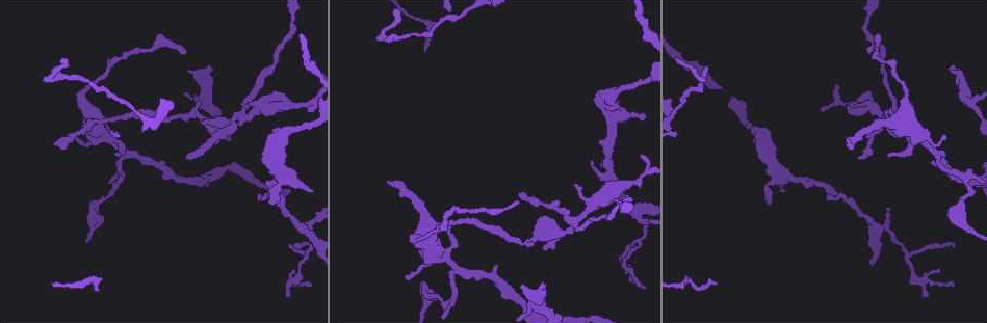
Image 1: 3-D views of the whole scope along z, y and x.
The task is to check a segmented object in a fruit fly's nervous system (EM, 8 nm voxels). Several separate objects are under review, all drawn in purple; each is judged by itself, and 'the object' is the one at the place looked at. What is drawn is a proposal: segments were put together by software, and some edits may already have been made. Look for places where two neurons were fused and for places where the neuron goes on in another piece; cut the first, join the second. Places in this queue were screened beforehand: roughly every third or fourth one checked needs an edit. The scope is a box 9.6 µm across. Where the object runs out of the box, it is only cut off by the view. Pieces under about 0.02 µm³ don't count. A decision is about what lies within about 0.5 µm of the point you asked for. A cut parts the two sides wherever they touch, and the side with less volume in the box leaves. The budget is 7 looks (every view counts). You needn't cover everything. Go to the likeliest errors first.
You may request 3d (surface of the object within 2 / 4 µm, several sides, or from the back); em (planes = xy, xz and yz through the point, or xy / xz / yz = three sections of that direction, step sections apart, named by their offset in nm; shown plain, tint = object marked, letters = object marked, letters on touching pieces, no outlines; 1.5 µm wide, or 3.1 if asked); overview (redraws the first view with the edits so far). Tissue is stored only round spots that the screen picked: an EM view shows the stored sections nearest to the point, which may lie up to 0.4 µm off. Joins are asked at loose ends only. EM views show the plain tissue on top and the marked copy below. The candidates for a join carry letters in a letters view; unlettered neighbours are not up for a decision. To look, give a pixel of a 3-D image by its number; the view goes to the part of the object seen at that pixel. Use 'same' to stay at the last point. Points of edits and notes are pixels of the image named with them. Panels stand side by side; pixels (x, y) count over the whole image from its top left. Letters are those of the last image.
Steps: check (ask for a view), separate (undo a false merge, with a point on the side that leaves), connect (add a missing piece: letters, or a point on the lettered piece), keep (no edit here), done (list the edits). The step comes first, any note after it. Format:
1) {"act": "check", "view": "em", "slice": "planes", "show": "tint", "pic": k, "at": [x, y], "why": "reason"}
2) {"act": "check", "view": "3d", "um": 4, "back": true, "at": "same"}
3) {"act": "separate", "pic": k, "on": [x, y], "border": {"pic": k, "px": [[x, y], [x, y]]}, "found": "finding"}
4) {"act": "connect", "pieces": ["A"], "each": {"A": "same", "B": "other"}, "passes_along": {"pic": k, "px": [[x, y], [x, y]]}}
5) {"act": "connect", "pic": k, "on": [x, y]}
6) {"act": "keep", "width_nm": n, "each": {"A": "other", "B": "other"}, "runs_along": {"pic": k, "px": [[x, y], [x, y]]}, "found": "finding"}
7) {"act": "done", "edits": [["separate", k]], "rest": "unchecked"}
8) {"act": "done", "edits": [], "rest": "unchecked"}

{"act": "check", "view": "3d", "um": 4, "back": true, "pic": 1, "at": [241, 121], "why": "sharp bend"}

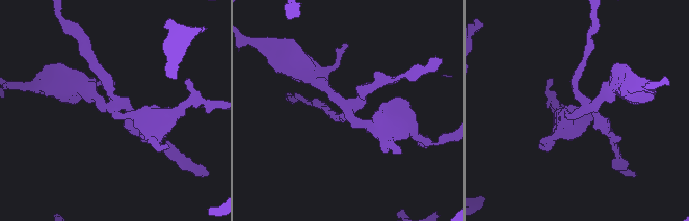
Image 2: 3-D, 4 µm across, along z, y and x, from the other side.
{"act": "check", "view": "em", "slice": "planes", "show": "letters", "pic": 2, "at": [117, 108], "arms": 4}

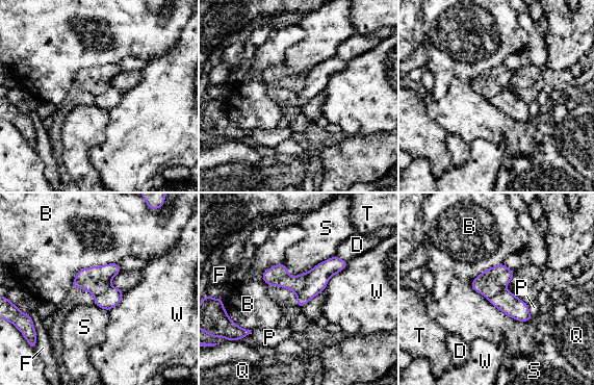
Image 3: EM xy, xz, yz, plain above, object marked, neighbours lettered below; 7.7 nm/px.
{"act": "separate", "pic": 3, "on": [277, 276], "each": {"B": "other", "D": "other", "F": "other", "P": "other", "Q": "other", "S": "other", "T": "other", "W": "other"}, "border": {"pic": 3, "px": [[308, 273], [304, 286], [295, 293]]}, "found": "two neurons meet here"}

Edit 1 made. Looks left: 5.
{"act": "check", "view": "overview", "why": "redraw"}

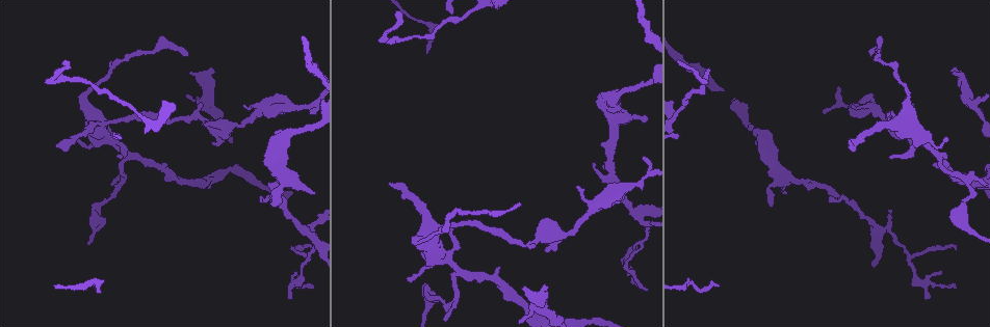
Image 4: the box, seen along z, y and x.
{"act": "check", "view": "3d", "um": 2, "pic": 4, "at": [55, 146], "why": "an open end"}

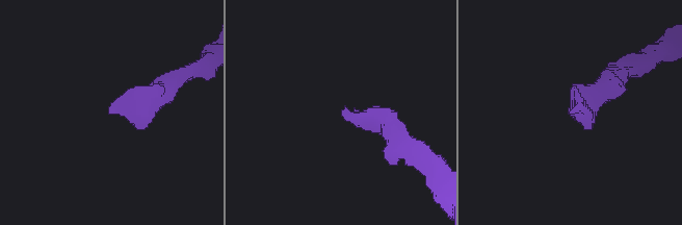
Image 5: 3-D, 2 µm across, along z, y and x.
{"act": "check", "view": "em", "slice": "planes", "show": "letters", "pic": 5, "at": [114, 112], "why": "shape alone is not enough"}

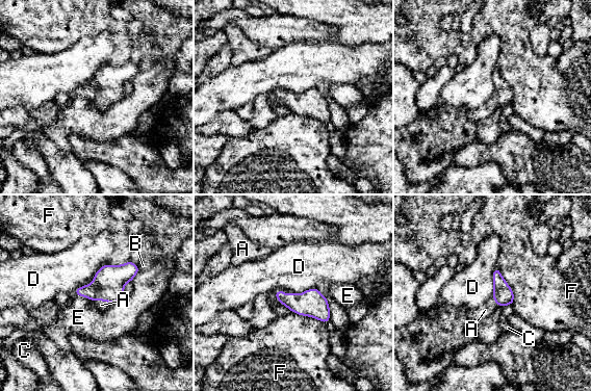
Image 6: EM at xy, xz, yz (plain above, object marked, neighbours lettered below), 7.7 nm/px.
{"act": "connect", "pieces": ["A"], "each": {"A": "same", "B": "other", "C": "other", "D": "other", "E": "other", "F": "other"}, "passes_along": {"pic": 6, "px": [[108, 283], [102, 300], [101, 305]]}, "found": "the neuron continues"}

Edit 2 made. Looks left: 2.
{"act": "check", "view": "overview", "why": "redraw"}

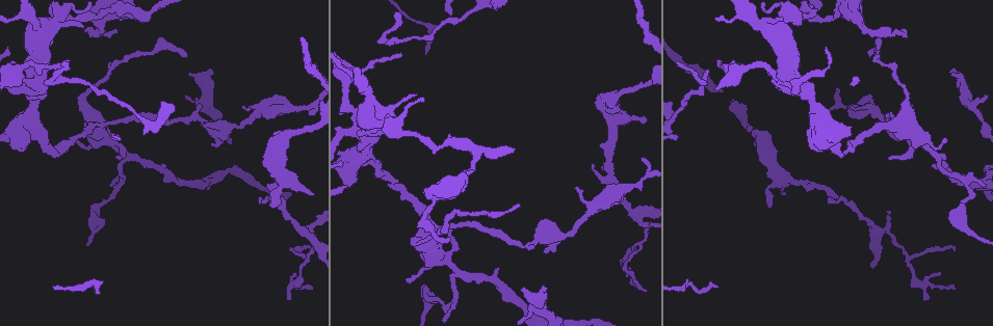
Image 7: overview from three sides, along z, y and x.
{"act": "check", "view": "em", "slice": "planes", "show": "letters", "pic": 7, "at": [187, 56], "why": "long arm stops here"}

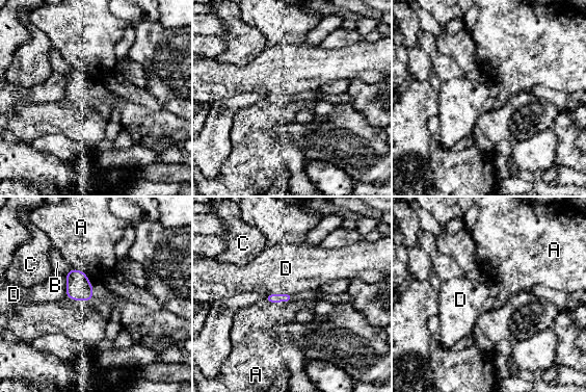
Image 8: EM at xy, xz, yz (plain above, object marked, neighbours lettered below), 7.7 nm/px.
{"act": "keep", "each": {"A": "other", "B": "other", "C": "other", "D": "other"}, "border": {"pic": 8, "px": [[290, 293], [270, 293], [267, 295]]}, "found": "none of them fits"}

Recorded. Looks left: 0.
{"act": "done", "edits": [["separate", 3], ["connect", 6]], "rest": "unchecked"}

